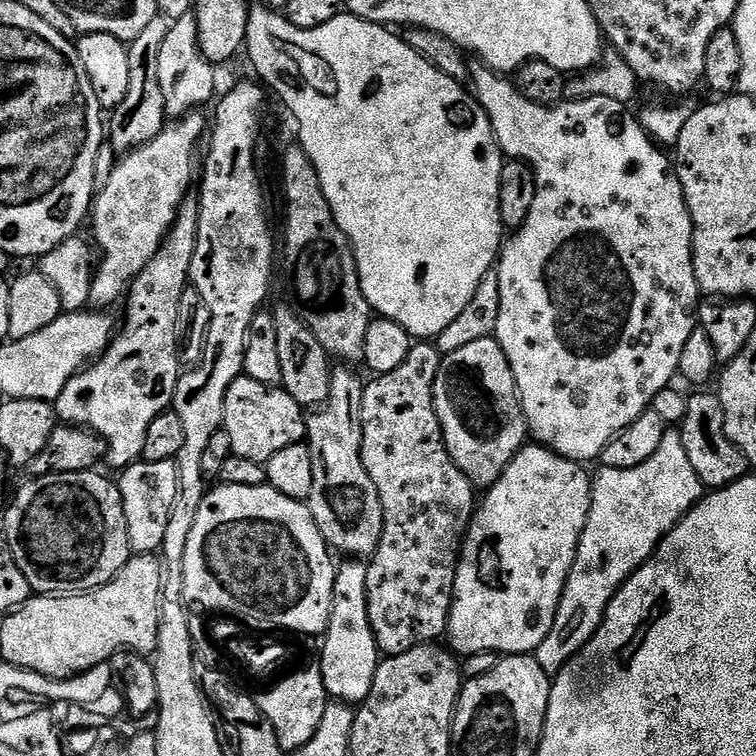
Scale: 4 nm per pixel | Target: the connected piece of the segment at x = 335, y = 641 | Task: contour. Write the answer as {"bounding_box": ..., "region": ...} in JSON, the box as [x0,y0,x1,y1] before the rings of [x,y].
{"bounding_box":[318,558,382,706],"region":[[[348,558],[337,567],[334,578],[334,598],[330,610],[328,629],[323,634],[324,649],[320,652],[318,667],[322,682],[333,701],[353,706],[359,705],[370,694],[370,686],[376,677],[382,653],[376,647],[374,630],[370,626],[368,613],[368,591],[366,578],[368,564],[360,558]]]}

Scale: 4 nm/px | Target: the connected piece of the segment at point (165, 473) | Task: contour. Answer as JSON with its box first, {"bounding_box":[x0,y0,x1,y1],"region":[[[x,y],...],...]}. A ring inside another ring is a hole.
{"bounding_box":[118,459,178,554],"region":[[[141,459],[128,465],[119,473],[118,483],[122,494],[122,510],[126,514],[126,530],[130,534],[130,546],[136,554],[156,554],[164,547],[166,525],[170,523],[170,510],[174,510],[174,502],[178,498],[178,470],[175,460],[166,462],[150,462]]]}

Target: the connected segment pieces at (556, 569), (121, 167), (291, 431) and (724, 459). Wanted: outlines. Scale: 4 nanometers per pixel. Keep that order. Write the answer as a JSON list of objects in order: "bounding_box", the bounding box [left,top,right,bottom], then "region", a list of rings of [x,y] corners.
[{"bounding_box":[446,442,592,657],"region":[[[535,442],[529,443],[521,448],[506,466],[502,478],[494,482],[492,487],[483,493],[484,501],[479,501],[478,507],[473,511],[472,524],[468,527],[468,535],[464,537],[464,546],[460,550],[460,565],[456,571],[456,581],[454,582],[454,594],[452,595],[452,613],[448,619],[448,630],[446,633],[447,643],[453,653],[461,657],[473,656],[479,652],[498,652],[501,654],[532,654],[538,646],[550,634],[554,626],[554,618],[558,614],[560,599],[564,593],[564,587],[568,581],[570,570],[574,566],[574,558],[578,550],[578,542],[582,538],[582,530],[586,526],[586,518],[590,514],[592,505],[592,480],[584,473],[583,463],[567,460],[557,452],[552,452],[549,448],[543,447]]]},{"bounding_box":[89,110,206,310],"region":[[[200,110],[191,112],[188,116],[169,123],[141,148],[121,155],[116,161],[110,182],[95,193],[90,225],[96,235],[95,247],[99,255],[101,252],[104,257],[101,260],[99,257],[98,267],[92,277],[89,309],[108,310],[111,309],[111,304],[116,304],[119,300],[121,303],[138,274],[146,270],[154,254],[158,254],[163,246],[180,207],[184,205],[184,198],[193,191],[198,176],[196,151],[202,148],[206,136],[204,114]]]},{"bounding_box":[222,374,308,465],"region":[[[242,374],[226,390],[224,407],[224,426],[222,431],[230,434],[230,446],[234,456],[250,458],[254,462],[267,465],[278,450],[286,446],[299,444],[308,431],[306,410],[283,387],[263,384],[254,378]]]},{"bounding_box":[678,390,750,490],"region":[[[708,390],[697,391],[700,392],[697,396],[688,396],[686,414],[684,421],[678,425],[678,431],[682,446],[686,446],[686,458],[690,458],[690,466],[694,466],[694,474],[698,474],[705,489],[715,490],[730,486],[749,475],[750,465],[746,454],[742,454],[726,434],[726,418],[719,395],[712,393],[711,396],[704,391]]]}]

